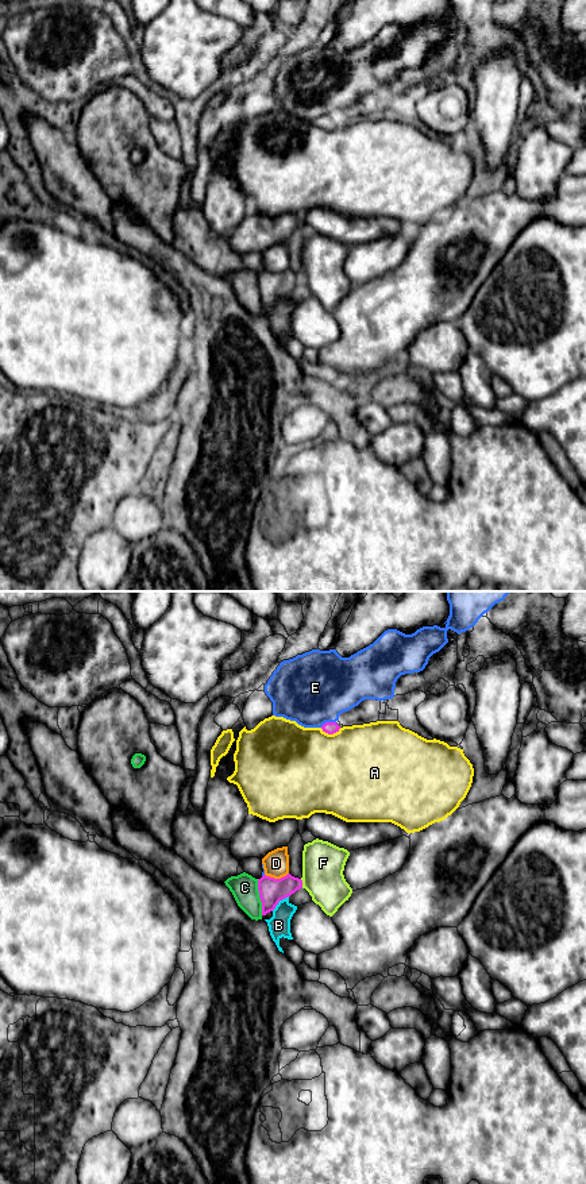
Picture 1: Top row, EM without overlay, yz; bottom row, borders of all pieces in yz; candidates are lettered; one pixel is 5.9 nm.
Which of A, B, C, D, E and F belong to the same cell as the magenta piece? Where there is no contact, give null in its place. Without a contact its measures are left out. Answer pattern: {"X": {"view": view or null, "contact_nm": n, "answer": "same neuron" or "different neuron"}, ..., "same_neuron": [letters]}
{"A": {"view": "yz", "contact_nm": 130, "answer": "different neuron"}, "B": {"view": "yz", "contact_nm": 140, "answer": "different neuron"}, "C": {"view": "yz", "contact_nm": 220, "answer": "different neuron"}, "D": {"view": "yz", "contact_nm": 140, "answer": "different neuron"}, "E": {"view": "yz", "contact_nm": 100, "answer": "different neuron"}, "F": {"view": "yz", "contact_nm": 60, "answer": "different neuron"}, "same_neuron": []}

